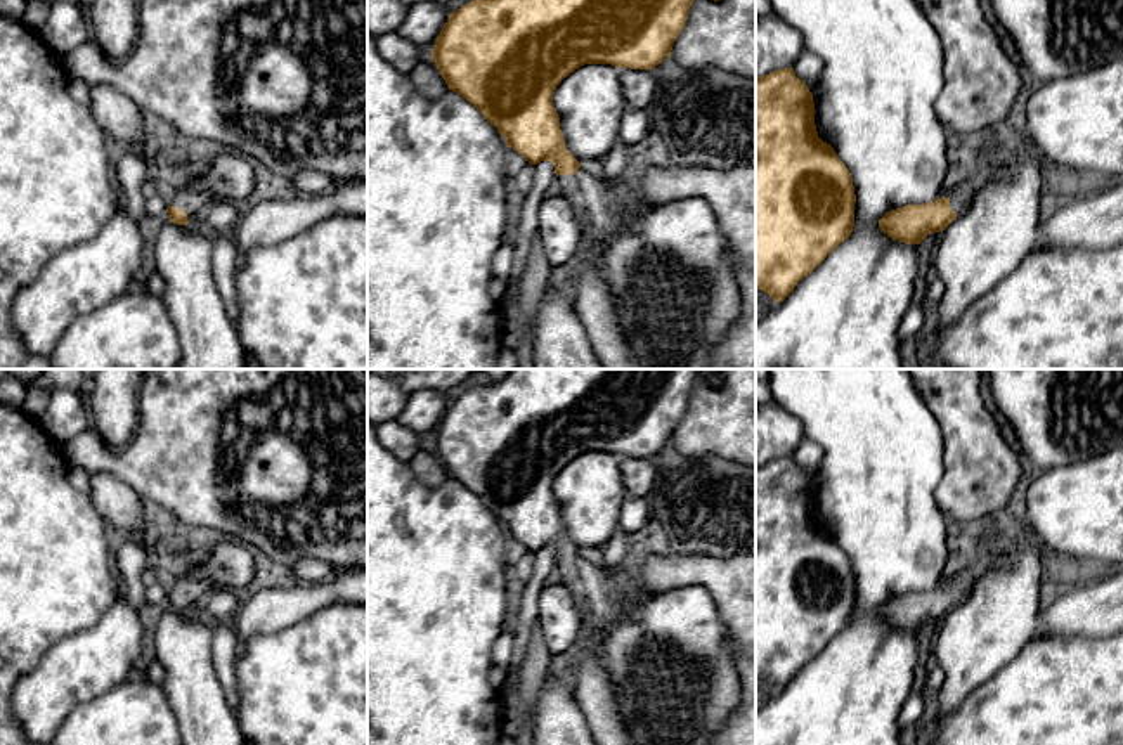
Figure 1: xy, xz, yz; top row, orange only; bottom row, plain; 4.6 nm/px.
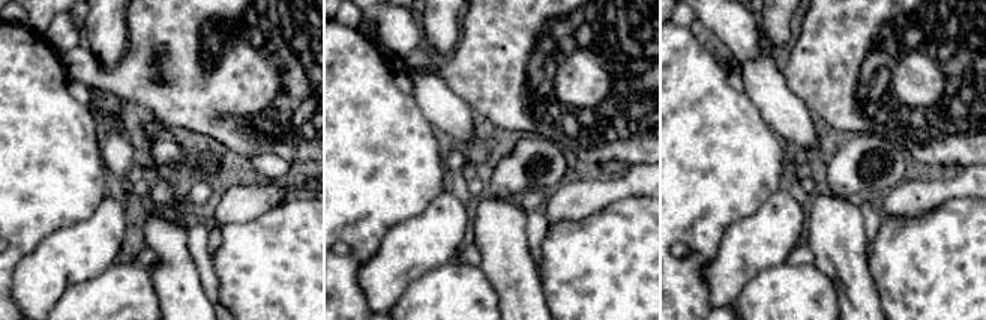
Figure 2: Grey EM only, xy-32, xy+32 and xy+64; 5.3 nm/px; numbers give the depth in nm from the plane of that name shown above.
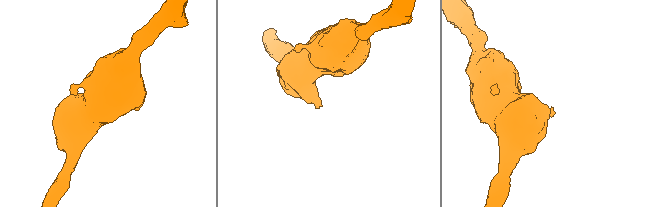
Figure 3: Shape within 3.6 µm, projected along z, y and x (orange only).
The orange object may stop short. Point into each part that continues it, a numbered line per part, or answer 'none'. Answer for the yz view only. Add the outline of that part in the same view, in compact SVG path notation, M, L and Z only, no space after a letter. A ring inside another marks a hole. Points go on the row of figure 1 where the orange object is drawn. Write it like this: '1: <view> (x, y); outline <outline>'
1: yz (980, 175); outline M976 165L960 184L958 191L950 198L950 208L962 215L974 201L976 194L991 180L1005 178L1007 173L988 165Z

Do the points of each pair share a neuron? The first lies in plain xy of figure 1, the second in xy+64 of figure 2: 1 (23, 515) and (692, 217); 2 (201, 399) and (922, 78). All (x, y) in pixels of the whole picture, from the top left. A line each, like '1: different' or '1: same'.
1: same
2: same

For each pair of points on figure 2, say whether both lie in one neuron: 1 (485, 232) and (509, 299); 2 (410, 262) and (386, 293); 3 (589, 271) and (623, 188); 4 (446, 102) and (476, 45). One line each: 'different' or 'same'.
1: same
2: same
3: different
4: different

